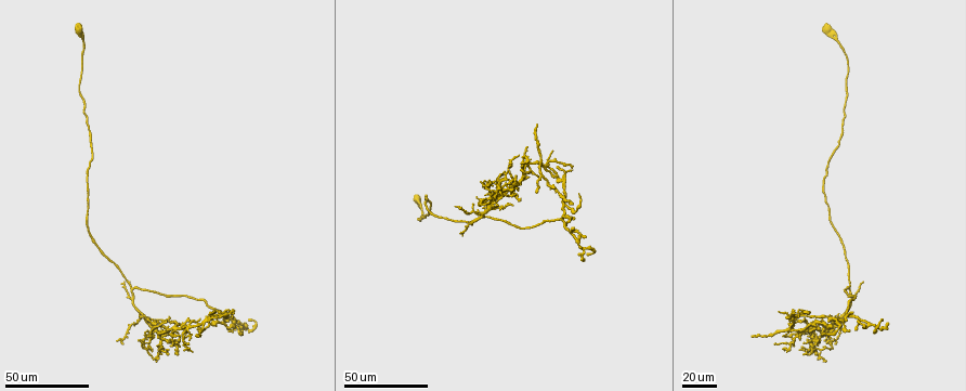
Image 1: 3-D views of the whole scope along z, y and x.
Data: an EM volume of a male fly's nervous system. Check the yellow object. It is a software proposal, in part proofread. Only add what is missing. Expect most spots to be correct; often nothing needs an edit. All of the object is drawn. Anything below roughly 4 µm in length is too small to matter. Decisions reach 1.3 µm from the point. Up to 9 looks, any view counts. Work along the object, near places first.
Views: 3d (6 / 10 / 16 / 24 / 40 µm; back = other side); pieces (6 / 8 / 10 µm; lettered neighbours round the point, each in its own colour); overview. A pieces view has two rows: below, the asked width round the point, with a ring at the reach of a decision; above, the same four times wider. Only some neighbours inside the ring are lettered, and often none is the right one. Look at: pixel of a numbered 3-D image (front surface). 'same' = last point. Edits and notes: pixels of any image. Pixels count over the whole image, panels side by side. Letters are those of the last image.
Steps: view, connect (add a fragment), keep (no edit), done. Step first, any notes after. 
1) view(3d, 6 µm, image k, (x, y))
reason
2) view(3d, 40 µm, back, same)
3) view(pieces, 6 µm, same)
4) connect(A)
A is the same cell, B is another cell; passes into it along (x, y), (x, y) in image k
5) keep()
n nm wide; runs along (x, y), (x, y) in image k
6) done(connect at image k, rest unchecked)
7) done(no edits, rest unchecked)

view(3d, 40 µm, image 1, (822, 333))
end of a long branch

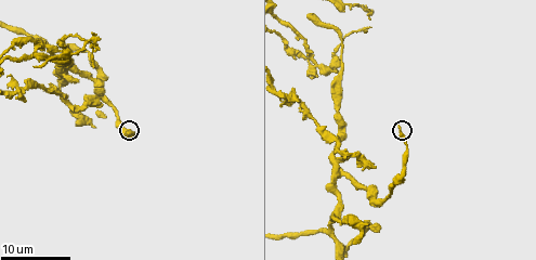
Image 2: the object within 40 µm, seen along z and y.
view(pieces, 10 µm, image 2, (126, 135))
what lies round it

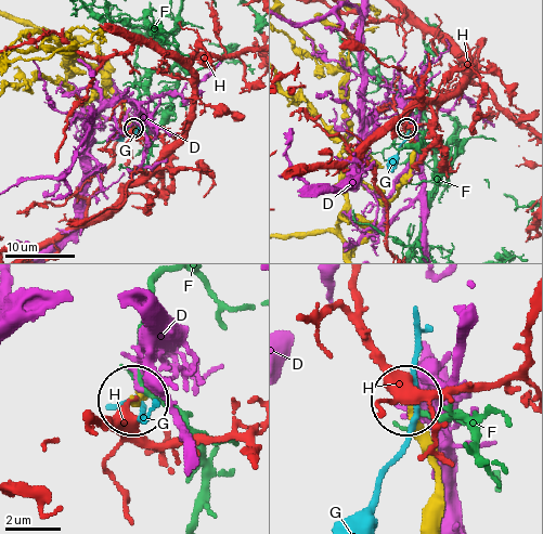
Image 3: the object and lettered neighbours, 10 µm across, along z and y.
keep()
D, F, G and H are other cells; no lettered fragment goes on from it

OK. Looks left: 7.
view(3d, 40 µm, image 1, (514, 177))
long arm stops here

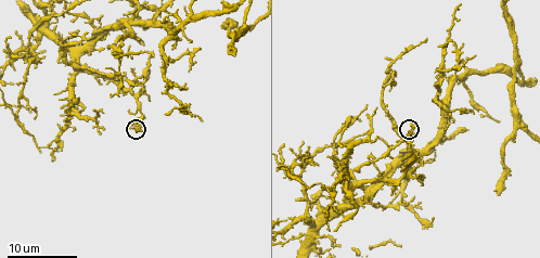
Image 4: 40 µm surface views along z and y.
view(pieces, 10 µm, image 4, (413, 125))

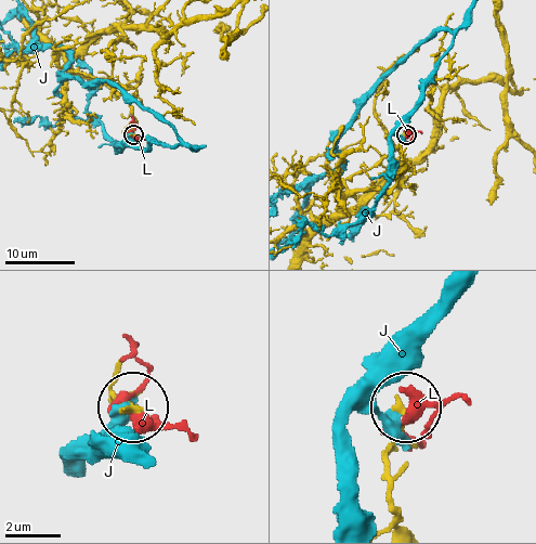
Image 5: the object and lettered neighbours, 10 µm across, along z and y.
keep()
J and L are other cells; runs along (360, 192), (394, 183), (406, 168), (401, 156), (406, 136) in image 5; none of them fits

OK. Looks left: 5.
view(3d, 16 µm, image 4, (366, 105))
tapers out

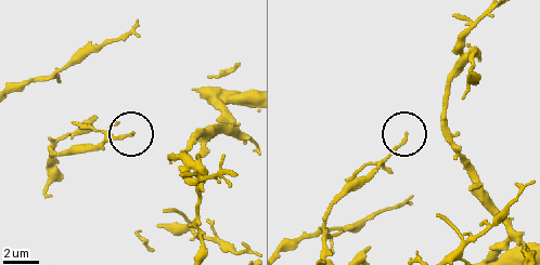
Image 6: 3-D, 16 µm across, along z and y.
view(pieces, 6 µm, image 6, (405, 137))
what lies round it

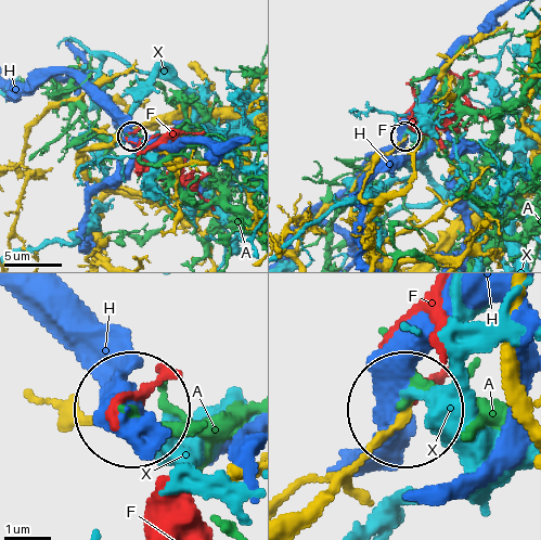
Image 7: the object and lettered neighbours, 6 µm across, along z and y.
keep()
A, F, H and X are other cells; runs along (295, 524), (399, 411) in image 7; no lettered fragment goes on from it

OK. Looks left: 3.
view(3d, 40 µm, image 1, (201, 317))
branch stops here

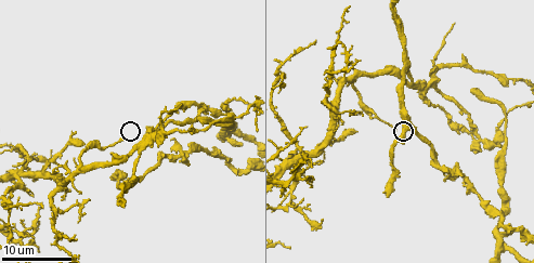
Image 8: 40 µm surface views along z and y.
view(pieces, 6 µm, image 8, (123, 135))

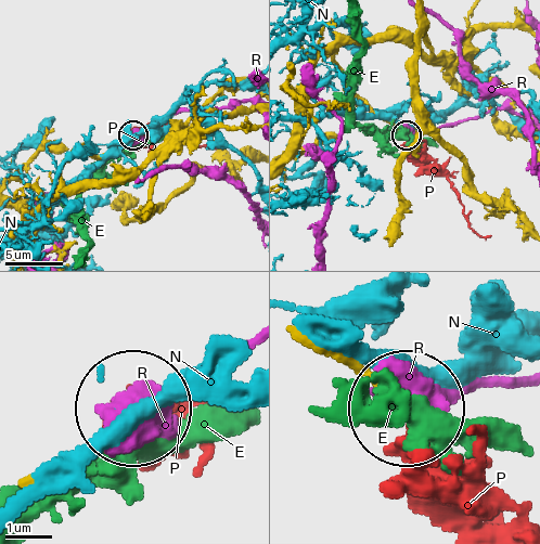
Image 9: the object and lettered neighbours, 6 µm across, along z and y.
keep()
E, N, P and R are other cells; runs along (342, 357), (396, 408) in image 9; no lettered fragment goes on from it

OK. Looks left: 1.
done(no edits, rest unchecked)

